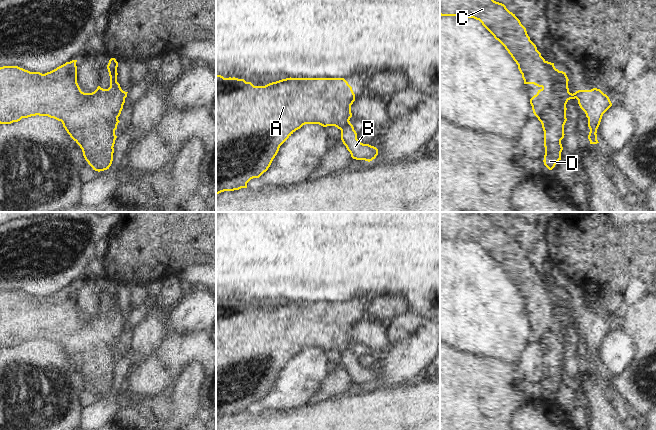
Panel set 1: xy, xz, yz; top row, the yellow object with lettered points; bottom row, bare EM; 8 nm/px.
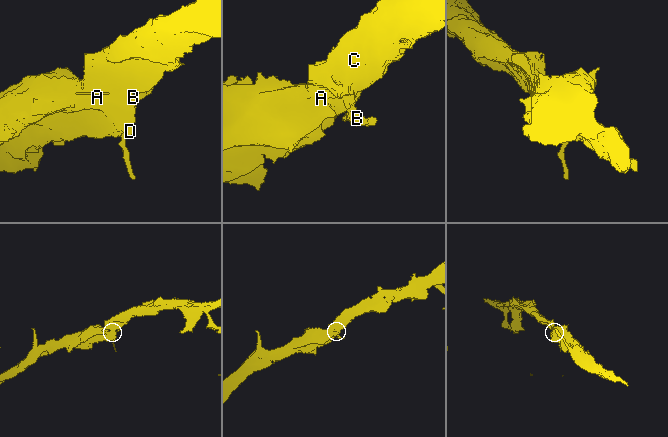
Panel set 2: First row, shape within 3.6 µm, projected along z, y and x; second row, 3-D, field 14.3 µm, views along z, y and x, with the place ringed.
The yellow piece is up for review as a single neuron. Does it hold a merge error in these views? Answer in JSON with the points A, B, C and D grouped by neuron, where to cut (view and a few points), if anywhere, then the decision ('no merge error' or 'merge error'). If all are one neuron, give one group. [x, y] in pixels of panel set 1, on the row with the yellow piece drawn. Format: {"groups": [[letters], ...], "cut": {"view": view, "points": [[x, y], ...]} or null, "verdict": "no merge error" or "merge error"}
{"groups": [["A", "C", "D"], ["B"]], "cut": {"view": "xz", "points": [[349, 122], [340, 129]]}, "verdict": "merge error"}

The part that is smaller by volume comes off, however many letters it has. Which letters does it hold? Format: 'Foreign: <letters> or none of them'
Foreign: B

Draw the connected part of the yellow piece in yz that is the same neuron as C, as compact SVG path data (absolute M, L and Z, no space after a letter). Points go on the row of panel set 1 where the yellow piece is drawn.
M440 0L441 16L463 16L479 20L482 25L498 40L518 65L524 84L534 84L541 89L530 99L534 115L542 124L544 131L544 165L552 170L561 160L563 150L561 140L564 138L564 125L566 118L566 104L575 99L576 94L570 93L568 77L565 72L555 68L554 63L546 61L530 40L526 28L520 20L510 12L502 3L494 0Z

